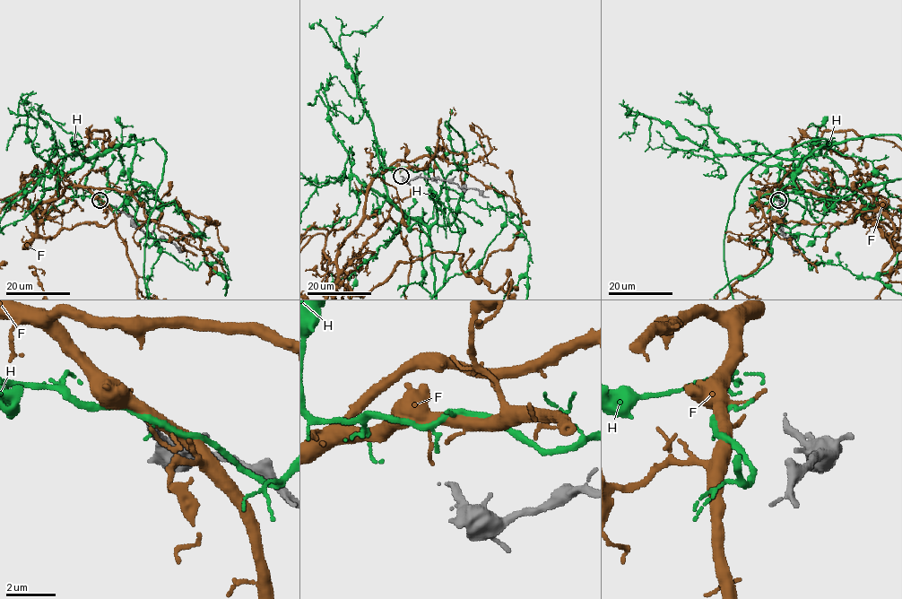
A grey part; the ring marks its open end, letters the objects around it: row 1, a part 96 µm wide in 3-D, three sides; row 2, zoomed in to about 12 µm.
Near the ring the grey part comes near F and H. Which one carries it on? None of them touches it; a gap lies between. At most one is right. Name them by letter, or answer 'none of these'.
none of these

